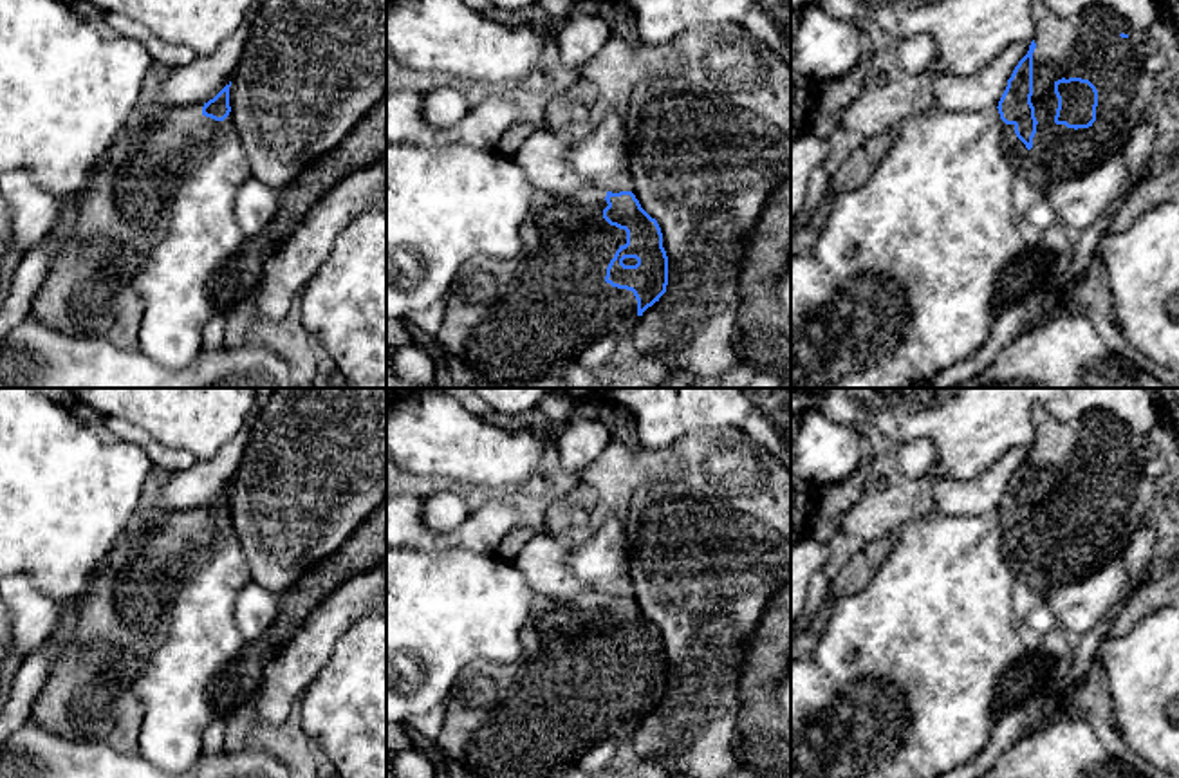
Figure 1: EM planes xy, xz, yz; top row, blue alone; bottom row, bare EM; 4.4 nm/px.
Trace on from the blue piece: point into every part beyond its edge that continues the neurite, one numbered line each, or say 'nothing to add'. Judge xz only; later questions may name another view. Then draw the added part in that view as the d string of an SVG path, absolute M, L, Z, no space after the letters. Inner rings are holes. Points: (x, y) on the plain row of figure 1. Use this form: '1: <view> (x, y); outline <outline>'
1: xz (535, 717); outline M596 590L572 599L536 596L520 630L520 657L506 664L473 661L459 673L433 746L475 778L562 778L594 746L628 742L639 722L637 704L605 686L627 635L603 623L605 601Z

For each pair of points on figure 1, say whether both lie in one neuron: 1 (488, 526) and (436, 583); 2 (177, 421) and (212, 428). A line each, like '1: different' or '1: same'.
1: different
2: same

